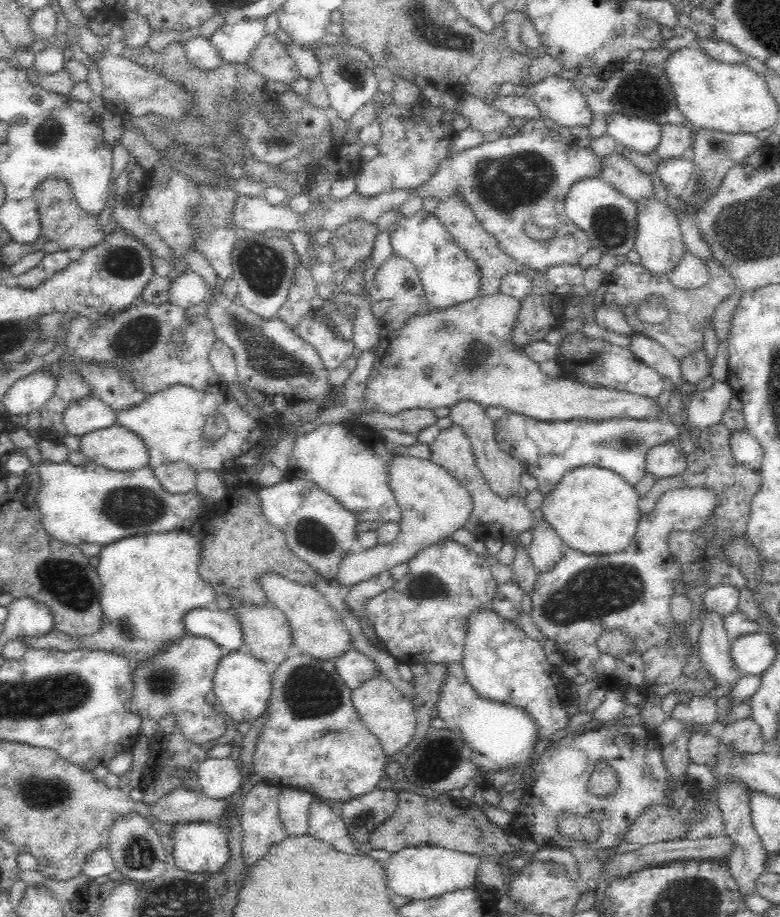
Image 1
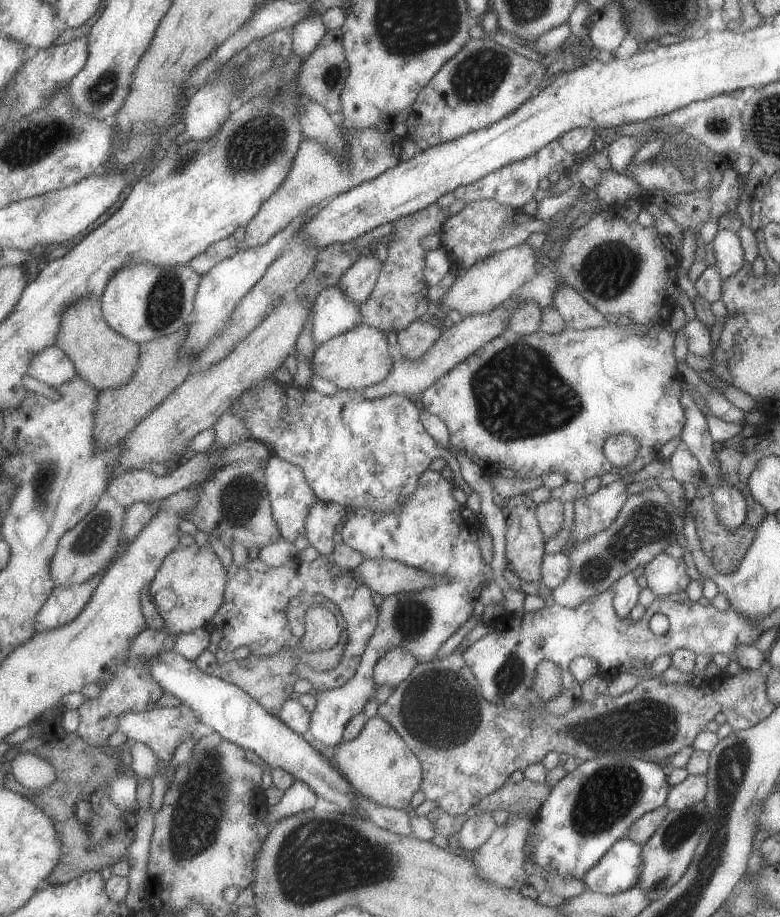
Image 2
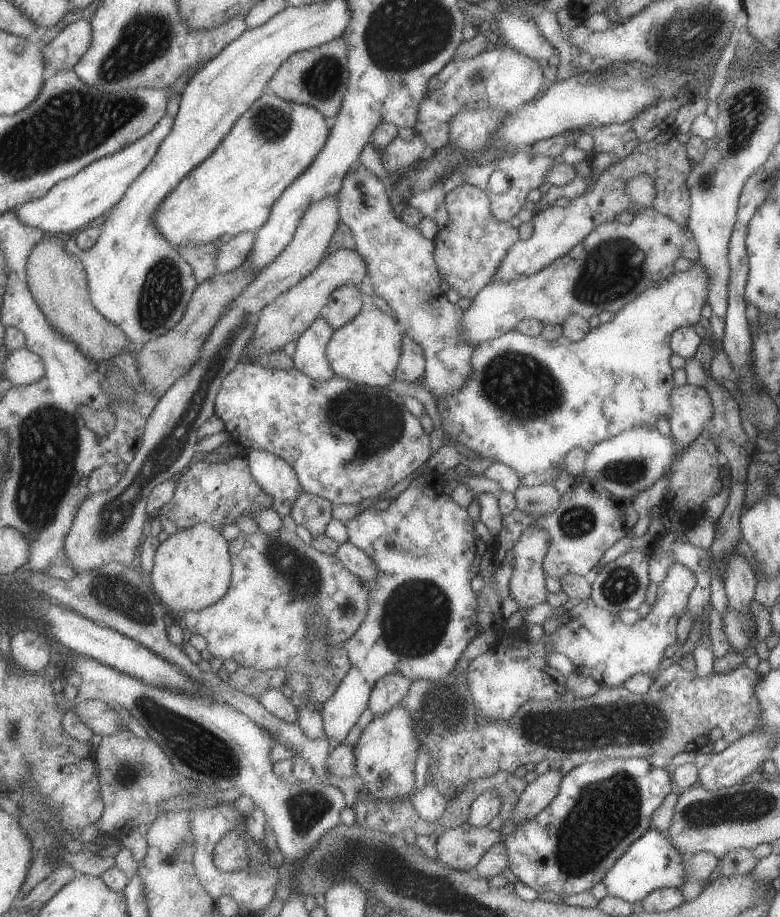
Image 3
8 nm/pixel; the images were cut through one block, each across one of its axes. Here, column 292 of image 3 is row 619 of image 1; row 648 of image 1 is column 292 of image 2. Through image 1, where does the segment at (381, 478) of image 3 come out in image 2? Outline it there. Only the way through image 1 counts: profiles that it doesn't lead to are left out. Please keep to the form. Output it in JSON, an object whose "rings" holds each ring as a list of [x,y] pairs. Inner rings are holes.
{"rings":[[[268,377],[241,394],[232,407],[233,414],[243,418],[245,426],[249,426],[249,434],[255,442],[263,442],[270,448],[272,456],[303,468],[321,501],[341,504],[347,510],[366,507],[375,512],[401,512],[417,492],[421,476],[429,470],[435,458],[443,458],[447,462],[452,481],[467,498],[473,492],[462,478],[457,460],[427,432],[421,422],[421,410],[409,396],[391,394],[369,399],[359,390],[344,389],[335,396],[325,396],[312,387],[299,388]]]}

